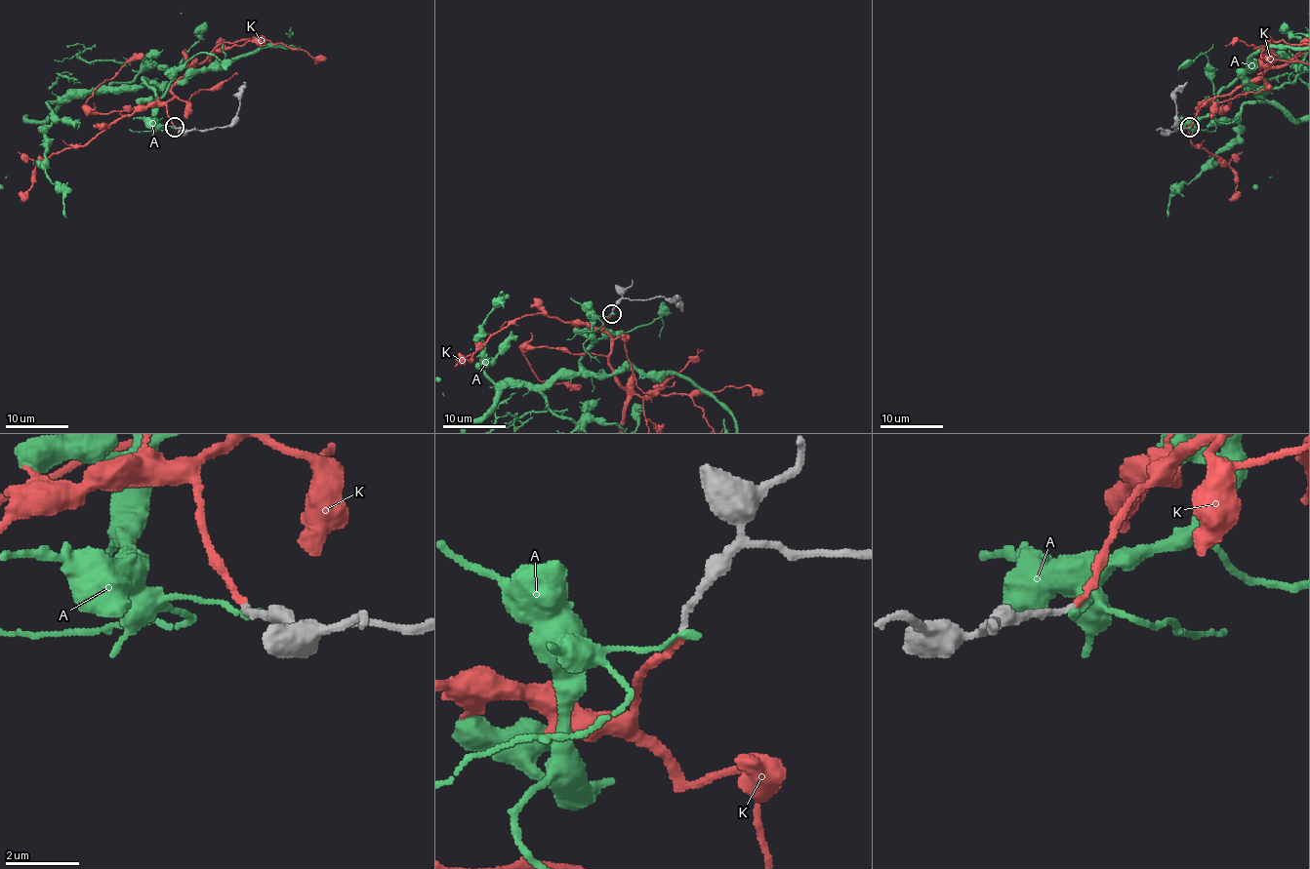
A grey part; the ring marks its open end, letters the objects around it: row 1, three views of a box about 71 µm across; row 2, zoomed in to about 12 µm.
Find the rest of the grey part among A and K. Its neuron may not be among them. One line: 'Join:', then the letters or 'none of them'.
Join: K

